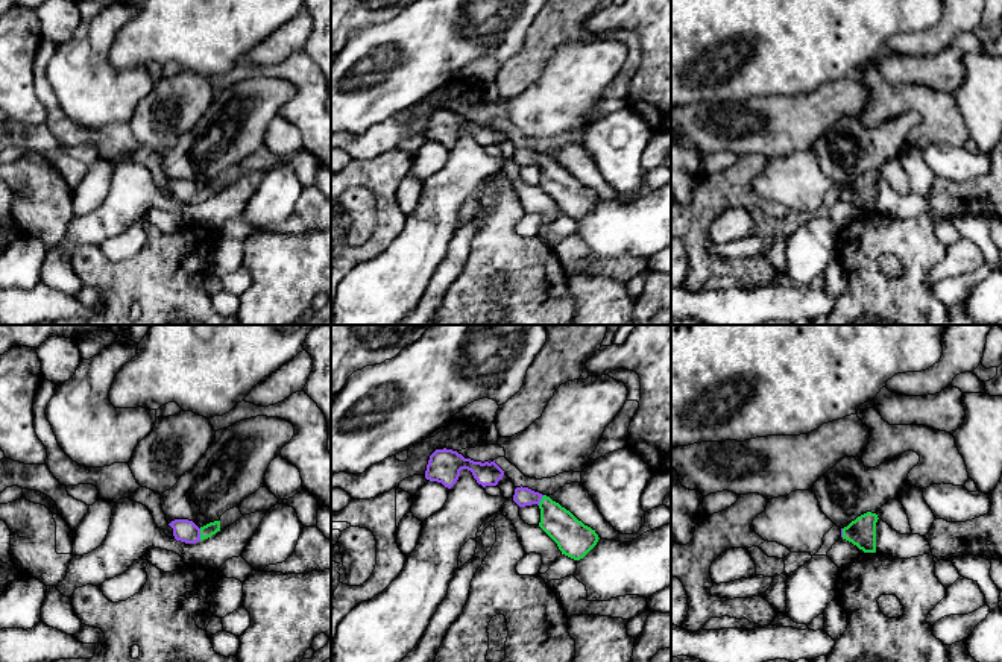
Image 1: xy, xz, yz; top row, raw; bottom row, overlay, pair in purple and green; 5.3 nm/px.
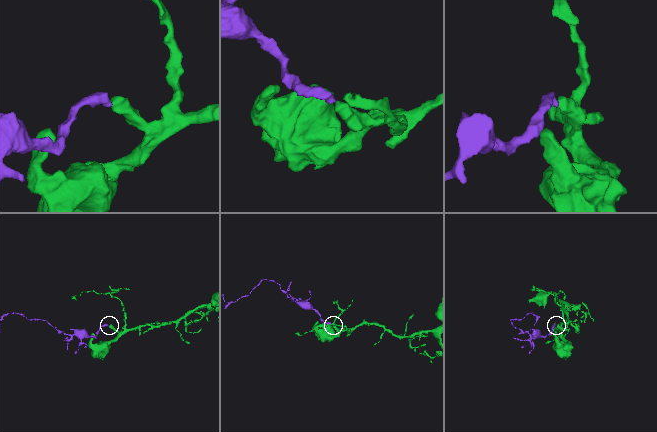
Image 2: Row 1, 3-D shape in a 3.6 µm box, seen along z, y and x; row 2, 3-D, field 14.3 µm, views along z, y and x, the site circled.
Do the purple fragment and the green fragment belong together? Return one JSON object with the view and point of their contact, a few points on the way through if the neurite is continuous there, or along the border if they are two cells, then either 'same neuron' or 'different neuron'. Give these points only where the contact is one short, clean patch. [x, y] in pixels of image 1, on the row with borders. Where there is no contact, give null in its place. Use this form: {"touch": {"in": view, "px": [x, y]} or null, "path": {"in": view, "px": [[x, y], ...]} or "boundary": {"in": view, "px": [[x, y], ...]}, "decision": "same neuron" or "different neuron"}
{"touch": {"in": "xy", "px": [199, 535]}, "path": {"in": "xy", "px": [[184, 530], [199, 535], [208, 530]]}, "decision": "same neuron"}

